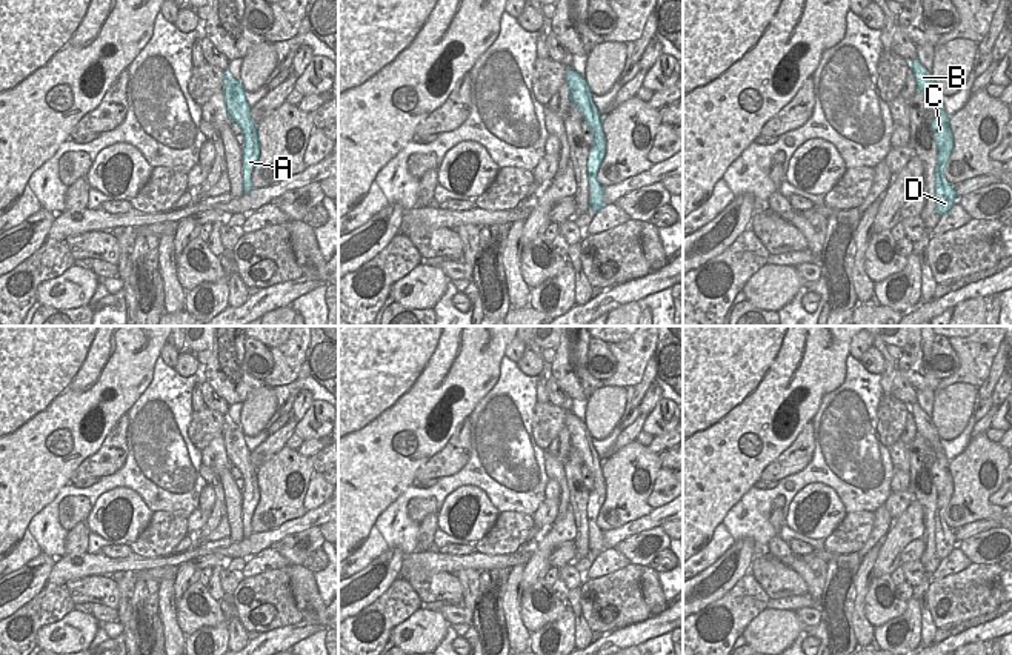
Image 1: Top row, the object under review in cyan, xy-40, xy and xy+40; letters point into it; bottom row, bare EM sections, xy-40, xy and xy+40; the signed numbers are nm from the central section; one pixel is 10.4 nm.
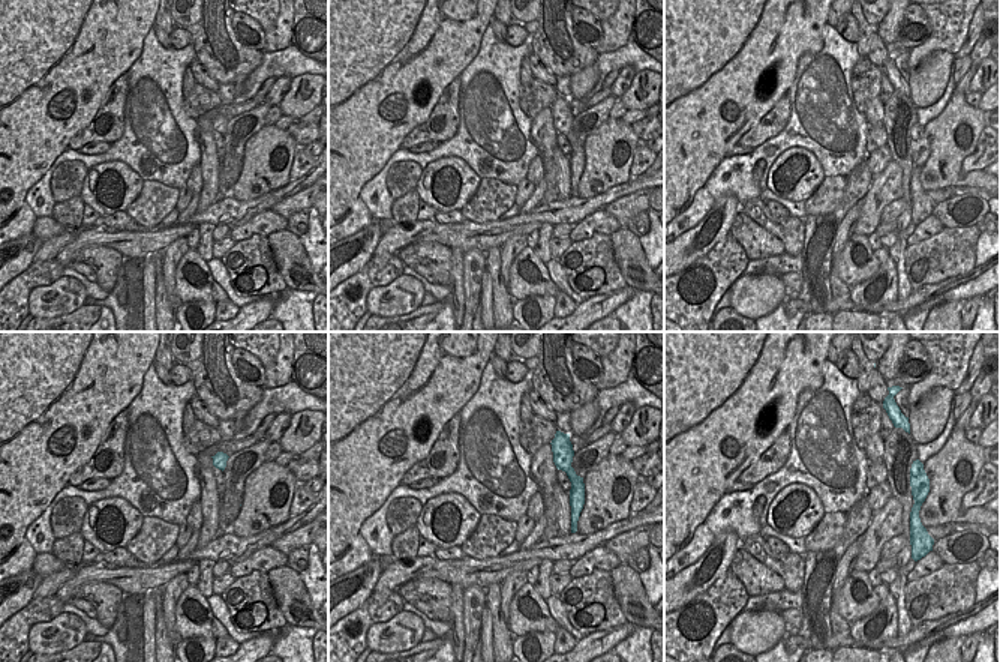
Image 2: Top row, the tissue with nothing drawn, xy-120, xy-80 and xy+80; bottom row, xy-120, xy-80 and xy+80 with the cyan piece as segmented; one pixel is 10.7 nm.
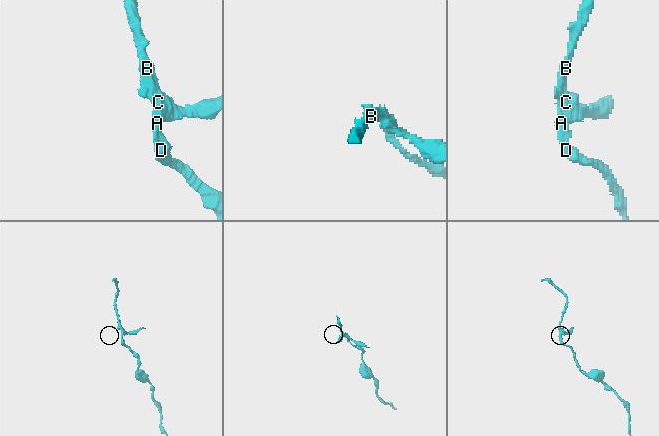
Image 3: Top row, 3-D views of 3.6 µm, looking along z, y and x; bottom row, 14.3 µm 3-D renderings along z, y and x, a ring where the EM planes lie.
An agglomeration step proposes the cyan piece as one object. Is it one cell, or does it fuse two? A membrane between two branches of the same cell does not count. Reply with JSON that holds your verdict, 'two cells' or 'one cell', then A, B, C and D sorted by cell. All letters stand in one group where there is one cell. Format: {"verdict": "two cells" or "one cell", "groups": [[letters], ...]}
{"verdict": "two cells", "groups": [["A", "B", "D"], ["C"]]}

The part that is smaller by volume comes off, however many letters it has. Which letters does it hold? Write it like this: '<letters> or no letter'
C

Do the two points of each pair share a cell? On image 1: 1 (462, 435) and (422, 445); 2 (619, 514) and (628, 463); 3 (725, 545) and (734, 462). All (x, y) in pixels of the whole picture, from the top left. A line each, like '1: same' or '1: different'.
1: different
2: same
3: different

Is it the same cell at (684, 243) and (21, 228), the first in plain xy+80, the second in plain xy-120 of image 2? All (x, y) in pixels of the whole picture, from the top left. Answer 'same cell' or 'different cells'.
different cells

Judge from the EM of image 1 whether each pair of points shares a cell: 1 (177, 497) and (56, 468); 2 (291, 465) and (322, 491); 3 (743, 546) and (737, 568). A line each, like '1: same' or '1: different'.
1: different
2: different
3: same

